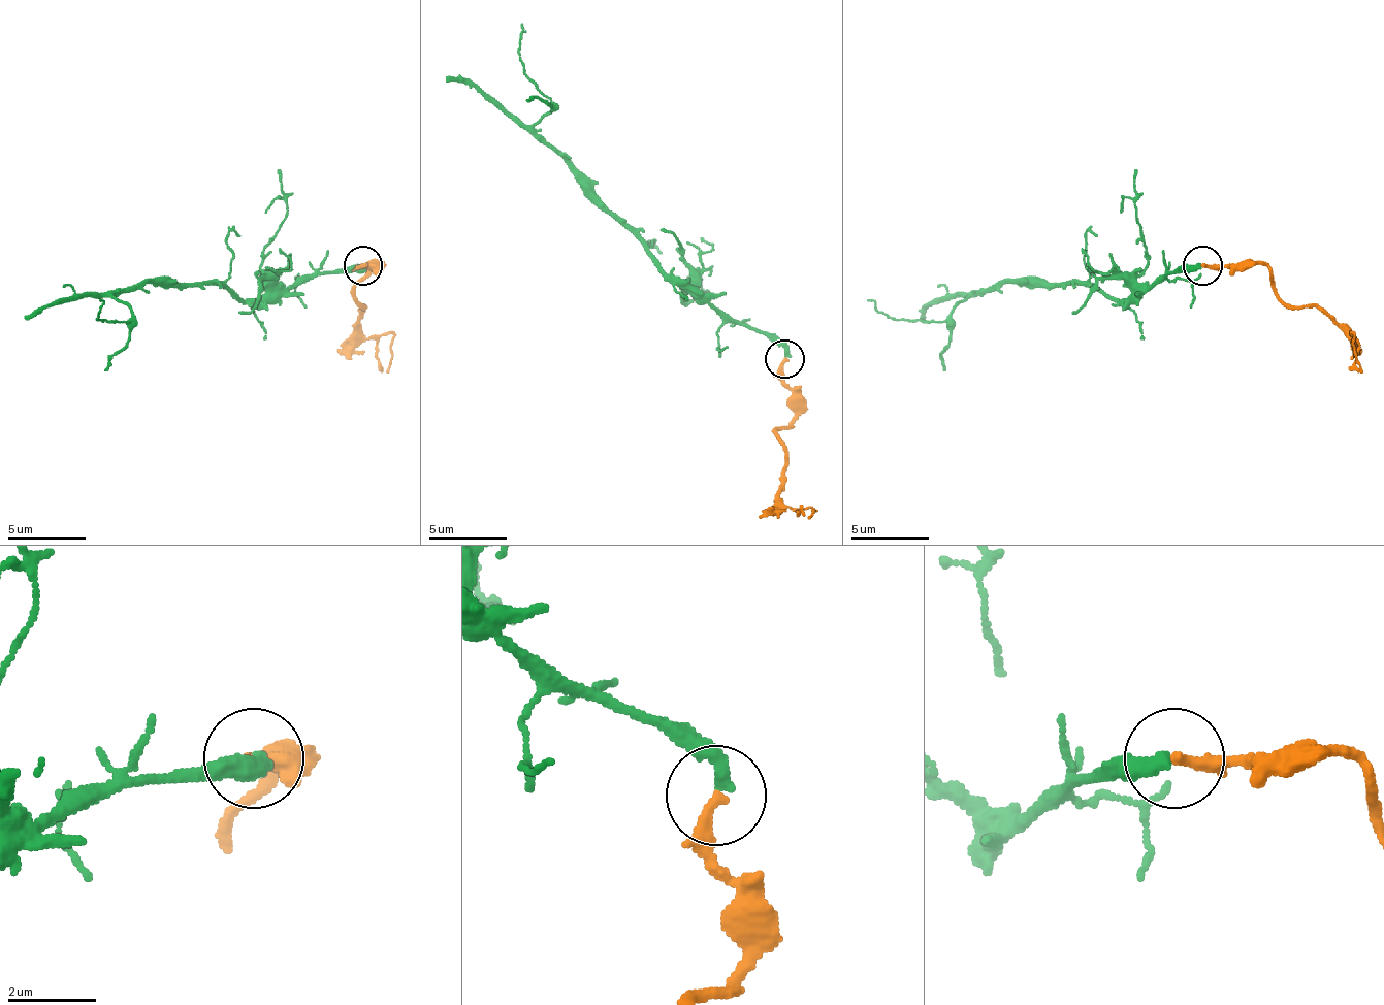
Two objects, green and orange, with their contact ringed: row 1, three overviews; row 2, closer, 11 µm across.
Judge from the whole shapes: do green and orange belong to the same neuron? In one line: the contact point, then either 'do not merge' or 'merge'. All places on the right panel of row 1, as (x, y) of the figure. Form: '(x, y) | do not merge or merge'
(1202, 265) | merge

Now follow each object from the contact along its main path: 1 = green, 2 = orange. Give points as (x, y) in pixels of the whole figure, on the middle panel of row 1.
1: (785, 356), (762, 332), (723, 321), (676, 286), (540, 133), (537, 126), (552, 110), (520, 60), (520, 25)
2: (785, 359), (781, 383), (794, 418), (778, 438), (785, 445), (785, 477), (778, 495), (790, 508), (812, 515)

